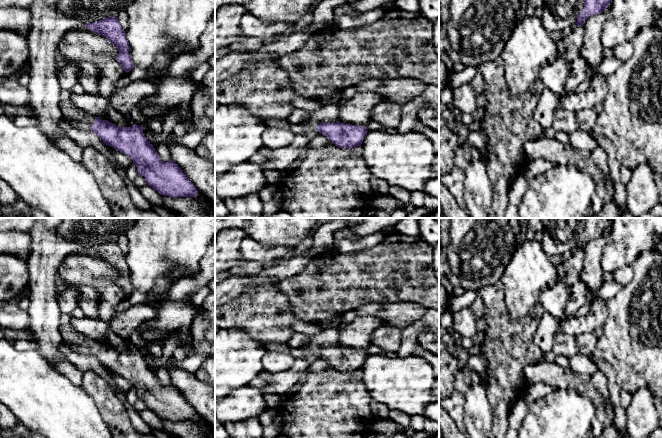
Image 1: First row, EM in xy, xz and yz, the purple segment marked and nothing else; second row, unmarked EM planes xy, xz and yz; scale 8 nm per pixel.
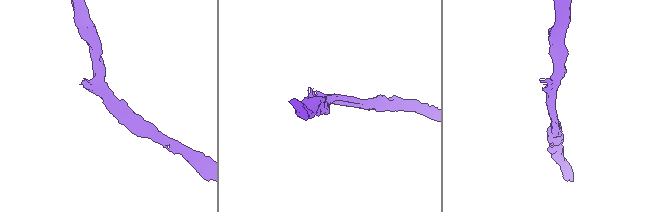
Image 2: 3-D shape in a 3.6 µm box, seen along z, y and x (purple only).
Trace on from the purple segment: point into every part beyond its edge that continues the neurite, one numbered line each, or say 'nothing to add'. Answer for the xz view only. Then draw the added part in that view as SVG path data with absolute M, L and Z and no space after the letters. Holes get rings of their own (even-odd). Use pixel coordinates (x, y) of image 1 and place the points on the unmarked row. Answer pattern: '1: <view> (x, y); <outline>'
1: xz (328, 337); M338 328L324 329L322 332L310 335L311 340L301 346L302 350L317 353L320 347L336 347L338 345Z

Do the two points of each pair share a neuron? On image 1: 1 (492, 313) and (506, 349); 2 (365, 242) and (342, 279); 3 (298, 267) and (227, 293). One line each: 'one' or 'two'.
1: one
2: two
3: one

